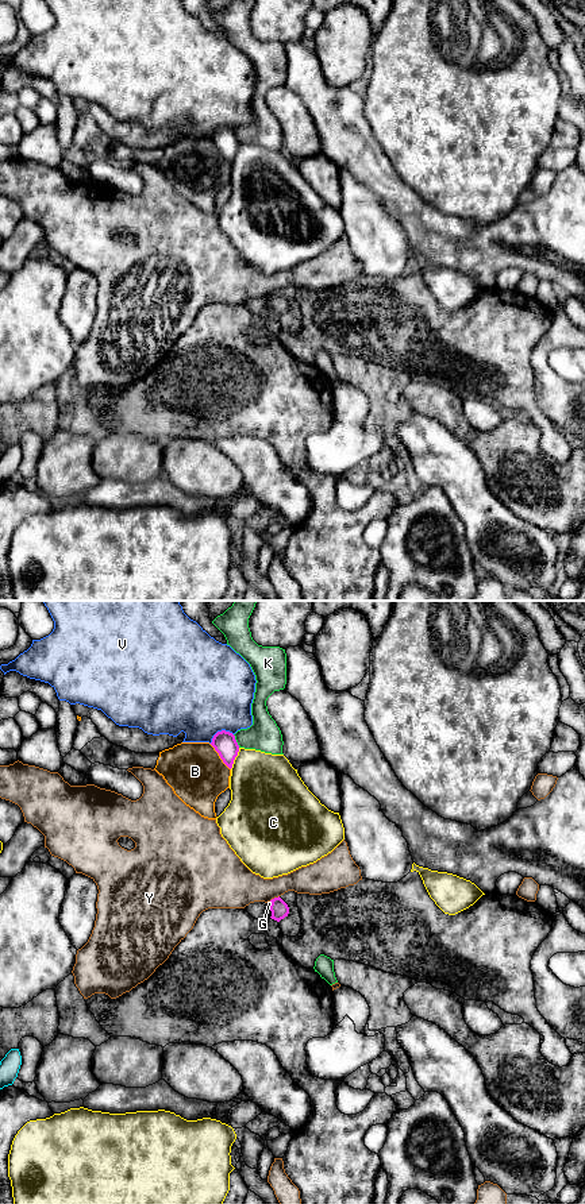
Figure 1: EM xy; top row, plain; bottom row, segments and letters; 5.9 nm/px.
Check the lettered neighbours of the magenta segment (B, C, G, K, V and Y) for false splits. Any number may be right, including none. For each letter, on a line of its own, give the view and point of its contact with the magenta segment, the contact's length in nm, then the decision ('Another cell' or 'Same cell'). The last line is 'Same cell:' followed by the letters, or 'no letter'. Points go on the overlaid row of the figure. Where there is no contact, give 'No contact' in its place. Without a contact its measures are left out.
B: Touches magenta at xy (220, 757). Shared border 200 nm. Another cell
C: Touches magenta at xy (234, 759). Shared border 140 nm. Another cell
G: Touches magenta at xy (270, 905). Shared border 50 nm. Same cell
K: Touches magenta at xy (235, 741). Shared border 90 nm. Another cell
V: Touches magenta at xy (219, 732). Shared border 160 nm. Another cell
Y: Touches magenta at xy (274, 898). Shared border 70 nm. Another cell
Same cell: G

